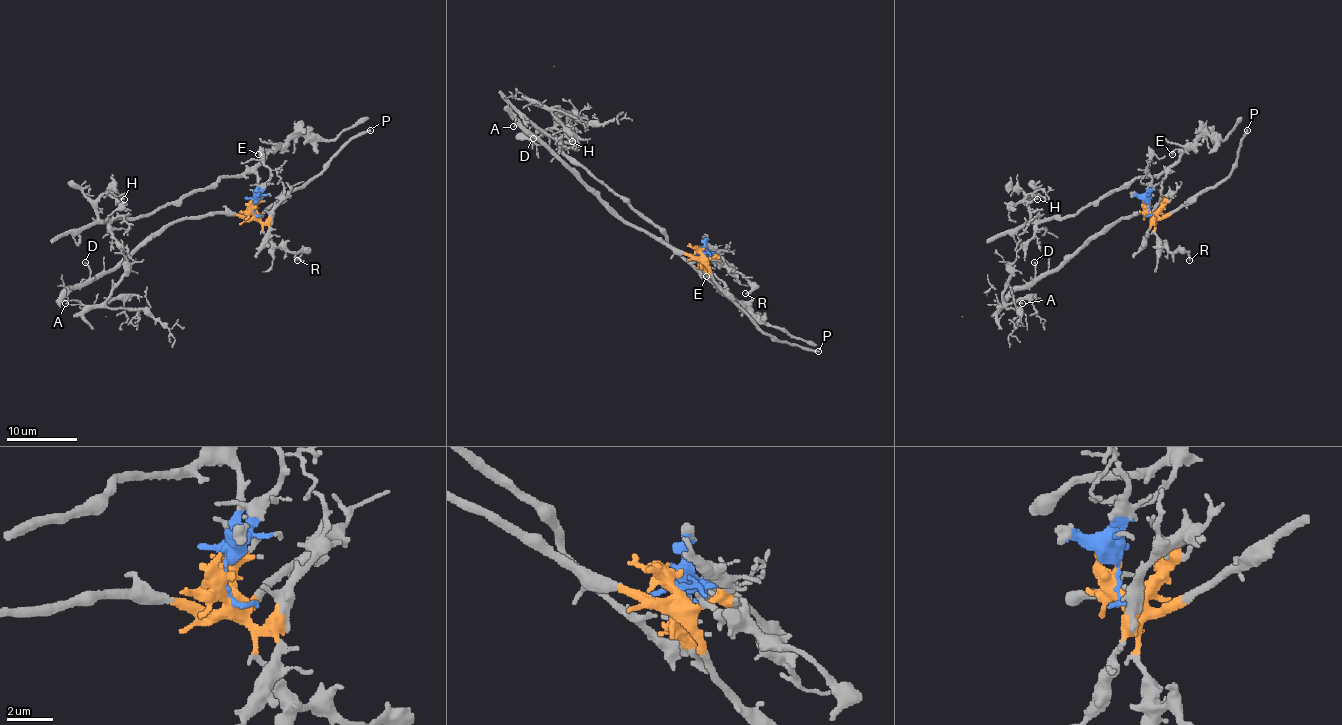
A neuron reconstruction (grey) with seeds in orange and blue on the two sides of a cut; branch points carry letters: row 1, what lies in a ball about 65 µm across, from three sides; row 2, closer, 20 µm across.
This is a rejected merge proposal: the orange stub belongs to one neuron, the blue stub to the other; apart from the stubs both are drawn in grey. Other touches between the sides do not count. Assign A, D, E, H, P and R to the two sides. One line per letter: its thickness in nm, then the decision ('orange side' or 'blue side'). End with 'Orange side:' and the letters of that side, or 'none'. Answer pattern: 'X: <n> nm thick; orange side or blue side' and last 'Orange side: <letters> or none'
A: 110 nm thick; orange side
D: 110 nm thick; orange side
E: 190 nm thick; blue side
H: 130 nm thick; blue side
P: 240 nm thick; orange side
R: 150 nm thick; orange side
Orange side: A, D, P, R

